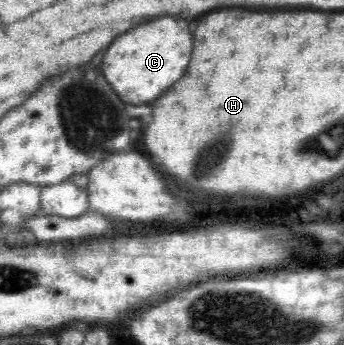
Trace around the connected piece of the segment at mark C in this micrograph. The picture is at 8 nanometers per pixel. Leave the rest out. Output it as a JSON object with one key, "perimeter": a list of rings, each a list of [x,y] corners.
{"perimeter":[[[158,17],[110,43],[102,59],[102,75],[122,101],[130,105],[150,103],[162,95],[160,91],[166,91],[178,79],[182,79],[186,65],[190,63],[190,53],[192,35],[188,31],[188,23],[184,19]]]}

